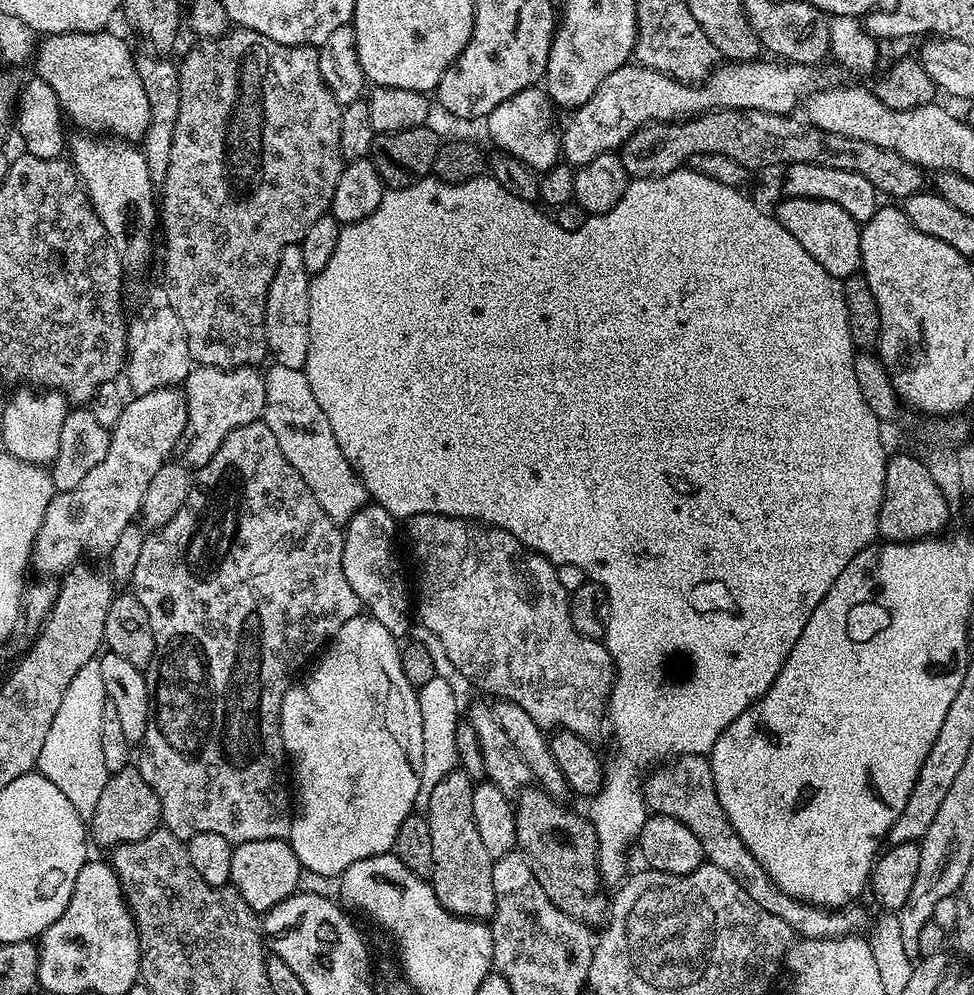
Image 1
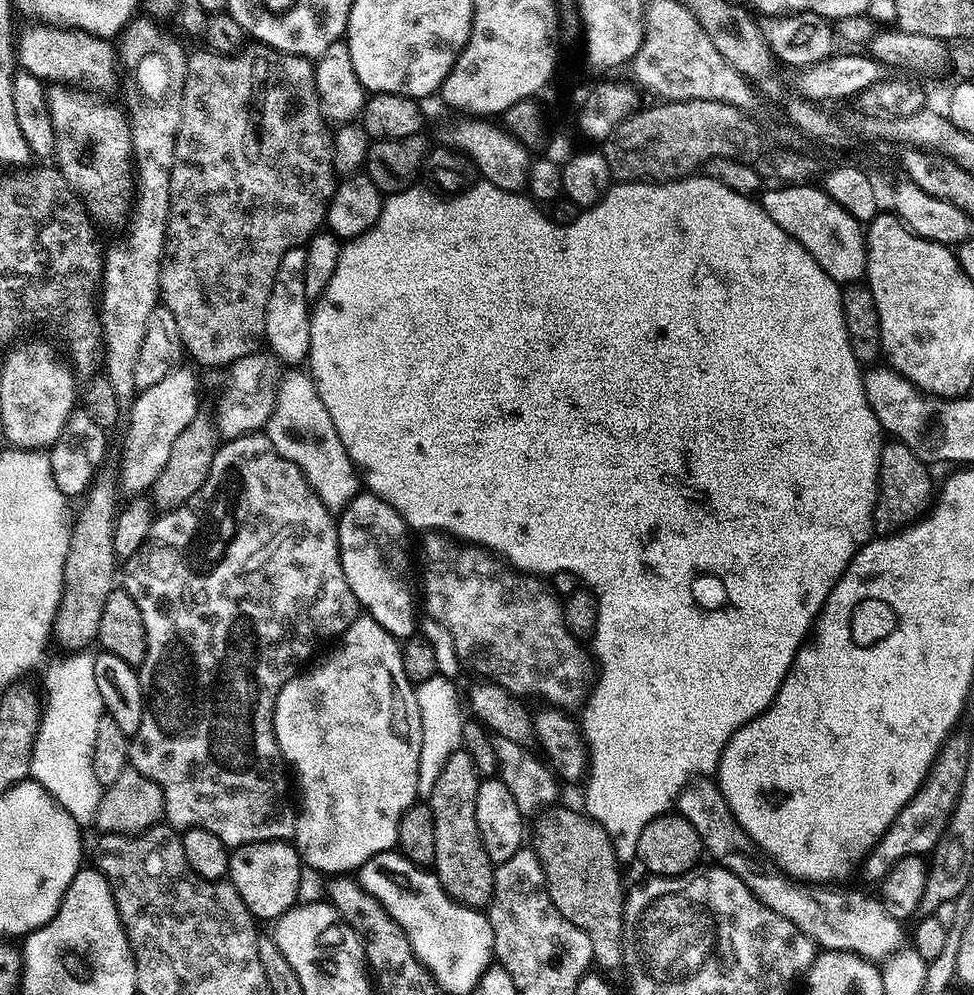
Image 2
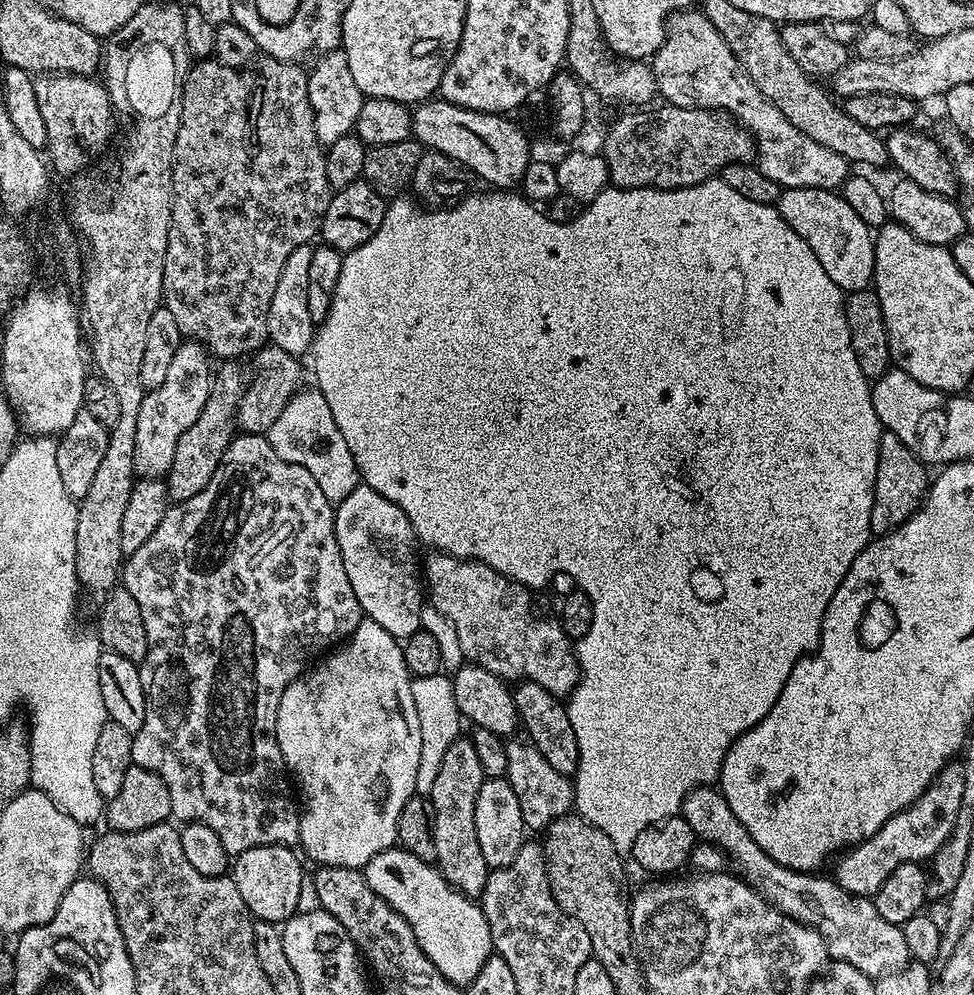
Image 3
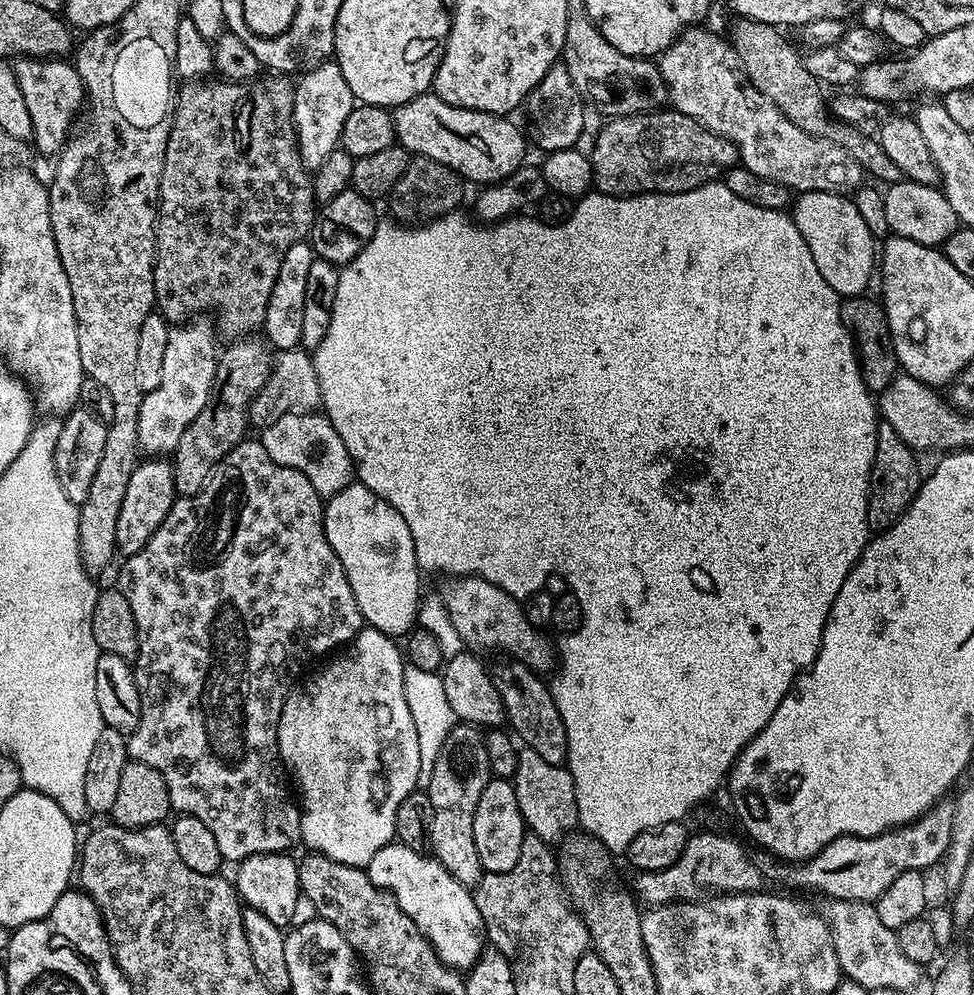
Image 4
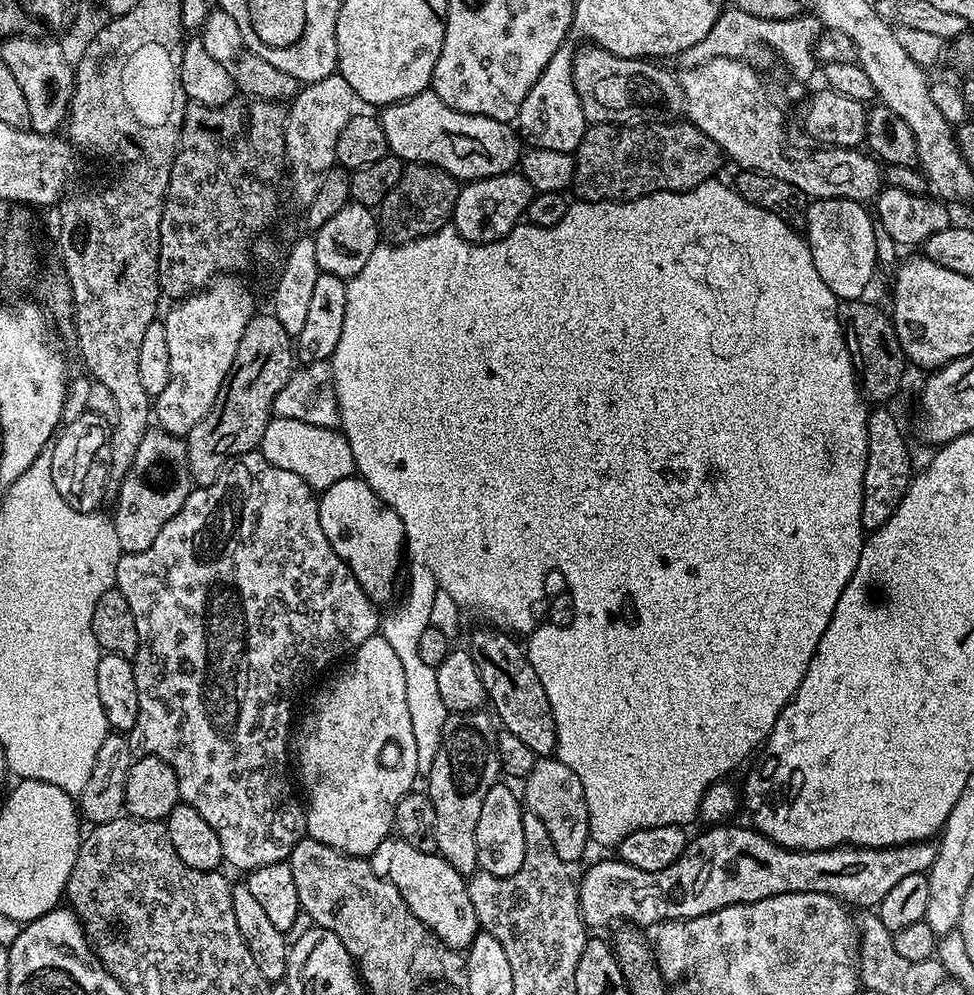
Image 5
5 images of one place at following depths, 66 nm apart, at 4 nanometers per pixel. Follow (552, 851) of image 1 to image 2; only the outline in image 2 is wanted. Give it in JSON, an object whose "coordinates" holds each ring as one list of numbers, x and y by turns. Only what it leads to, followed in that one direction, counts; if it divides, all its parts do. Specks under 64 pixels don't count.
{"coordinates":[[548,806,543,809,535,817,536,825,531,825,530,828,530,847,533,852,536,853,538,862,542,862,542,870,544,871,544,877,548,883,548,893,550,894,550,902,554,902,554,906,558,906,558,914,562,914,562,918,566,918,570,922,574,922,574,926,578,926,578,930,582,930,586,934,586,938,590,938,592,943,592,959,601,969,612,968,621,963,624,957,623,949,623,936,624,936,624,898,626,895,626,884,620,881,620,871,622,871,622,865,617,860,614,854,614,846,610,842,610,838,606,834,606,830,602,830,602,826,593,820,591,816,585,814,583,811,577,810,575,812,572,808,558,808,559,806]]}

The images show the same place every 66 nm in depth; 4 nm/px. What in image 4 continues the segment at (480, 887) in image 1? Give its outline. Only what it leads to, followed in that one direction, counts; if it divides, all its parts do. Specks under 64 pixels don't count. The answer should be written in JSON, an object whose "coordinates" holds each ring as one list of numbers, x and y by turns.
{"coordinates":[[457,722,454,730,442,745,442,754,434,762,434,775,426,790,430,806,434,806,434,827,430,830,431,855,451,874,459,884,475,886,485,870,478,862,478,850,474,847,474,810,478,810,478,798,493,779,490,758,486,758,484,732,475,724]]}

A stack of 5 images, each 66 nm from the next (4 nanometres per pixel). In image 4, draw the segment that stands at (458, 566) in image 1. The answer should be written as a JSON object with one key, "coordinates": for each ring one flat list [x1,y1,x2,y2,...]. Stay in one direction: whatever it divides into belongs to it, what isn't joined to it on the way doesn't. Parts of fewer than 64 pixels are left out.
{"coordinates":[[461,576,447,581,448,589,444,592,444,608,448,611,448,616,452,619,452,624,456,627,456,632,465,640,469,649,477,653,484,652,505,652,505,657,513,661,525,664,527,668,533,669,541,674,547,673,547,668,554,664,554,644,551,644,538,629,532,628,526,613,520,609,521,601,516,596,506,594,498,586,486,582,480,576]]}

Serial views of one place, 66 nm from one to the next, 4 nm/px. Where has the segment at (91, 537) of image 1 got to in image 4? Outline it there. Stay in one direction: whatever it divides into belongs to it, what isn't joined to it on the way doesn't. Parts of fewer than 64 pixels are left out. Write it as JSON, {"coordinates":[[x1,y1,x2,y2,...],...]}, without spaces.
{"coordinates":[[196,318,173,327,170,331,170,342,166,342,166,355,162,362,162,382,158,382,154,390,144,394,138,414,139,451,149,457,160,458,165,454,175,453,186,426,190,426,190,422,194,422,194,418,202,414,212,397,217,383,218,332,206,321,204,318]]}

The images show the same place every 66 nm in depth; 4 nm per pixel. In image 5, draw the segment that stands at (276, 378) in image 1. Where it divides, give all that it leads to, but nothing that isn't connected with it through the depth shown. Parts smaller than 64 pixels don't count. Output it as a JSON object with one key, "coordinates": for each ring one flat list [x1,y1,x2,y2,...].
{"coordinates":[[278,416,269,419,266,430,260,439,258,451,264,459,269,460,274,466,278,466,282,470,290,470,290,474,298,474,298,478,305,480,313,490,323,490,334,486,334,482,342,482,342,478,356,472,354,454,350,450,348,439,346,439,343,432,334,428,310,426,310,422,298,422,294,418]]}

